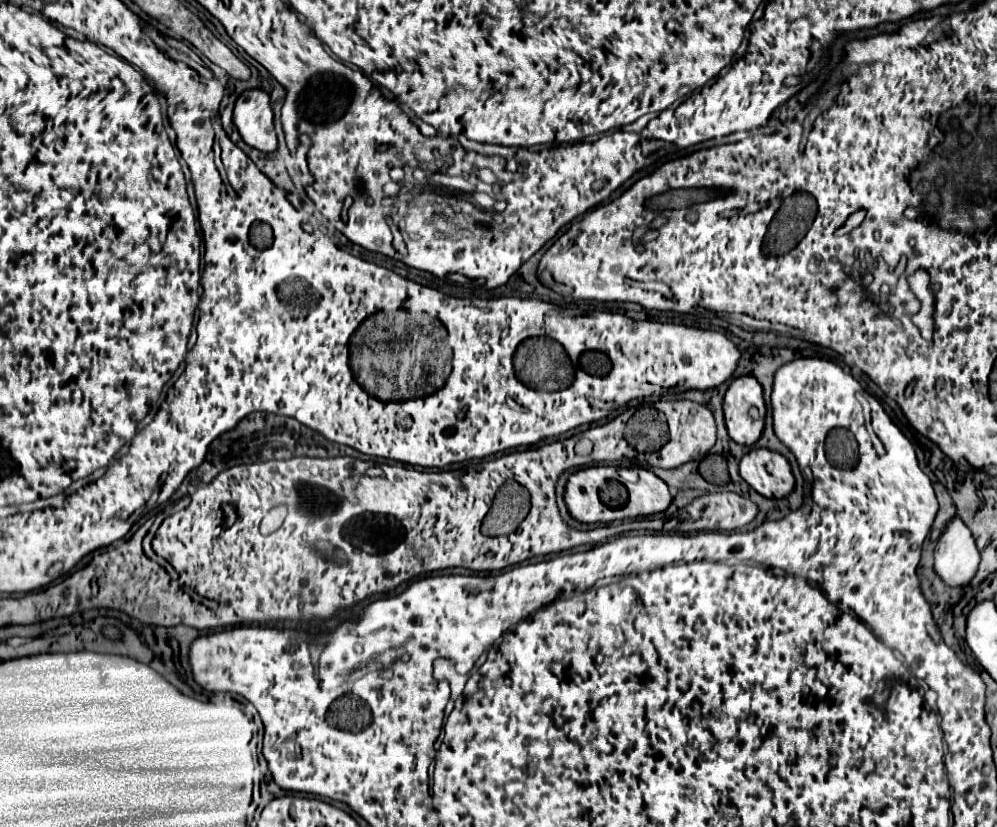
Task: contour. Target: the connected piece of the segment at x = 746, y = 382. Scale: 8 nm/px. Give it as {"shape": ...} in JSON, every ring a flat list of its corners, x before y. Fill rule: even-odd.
{"shape":[[738,376,730,382,726,396,724,396,724,418,728,434,734,442,752,446,764,428,764,398,762,398,762,386,754,376],[756,406,758,416,752,418,748,410]]}

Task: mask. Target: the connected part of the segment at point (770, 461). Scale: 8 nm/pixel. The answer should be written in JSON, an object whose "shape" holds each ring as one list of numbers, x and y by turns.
{"shape":[[754,448,740,460,740,476,766,498,784,498,794,488,788,460,768,448]]}

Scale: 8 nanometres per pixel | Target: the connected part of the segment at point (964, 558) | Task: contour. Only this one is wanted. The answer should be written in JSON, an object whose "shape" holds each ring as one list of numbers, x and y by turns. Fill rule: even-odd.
{"shape":[[954,516,944,526,934,550,934,570,946,584,966,584,974,576,980,552,974,544,974,536,968,526]]}

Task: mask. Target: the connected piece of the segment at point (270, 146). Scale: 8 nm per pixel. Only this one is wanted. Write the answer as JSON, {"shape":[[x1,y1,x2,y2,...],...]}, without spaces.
{"shape":[[260,88,244,90,234,104,234,126,238,128,242,140,260,150,274,152,276,150,276,132,272,124,272,108,270,98]]}

